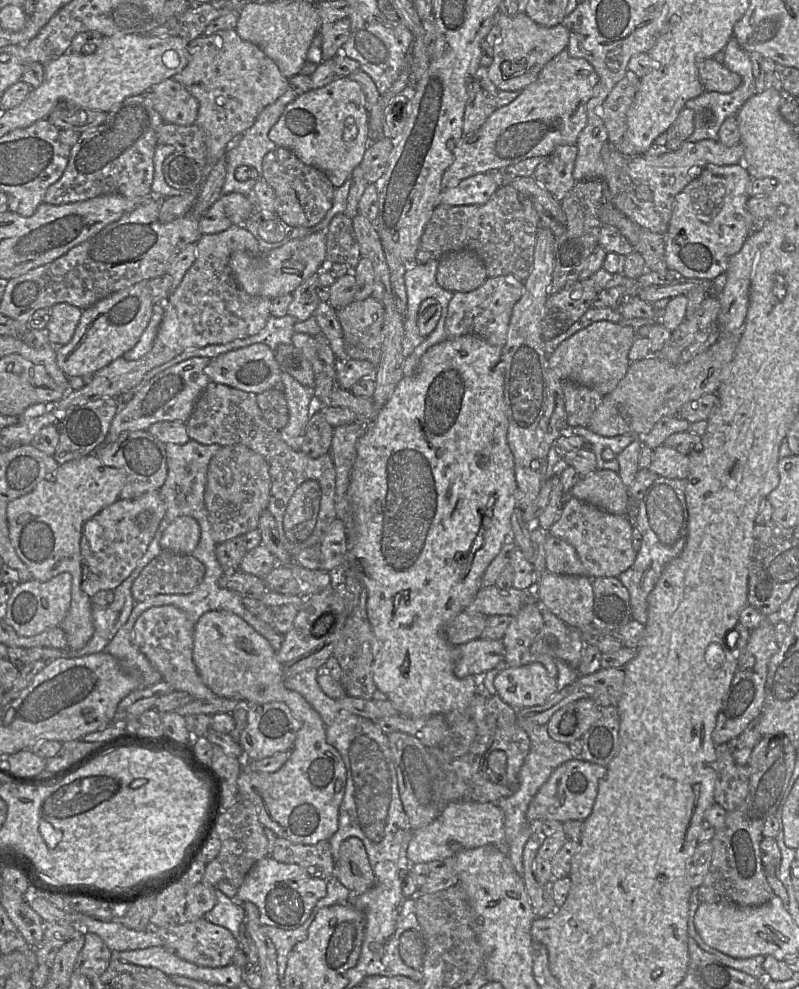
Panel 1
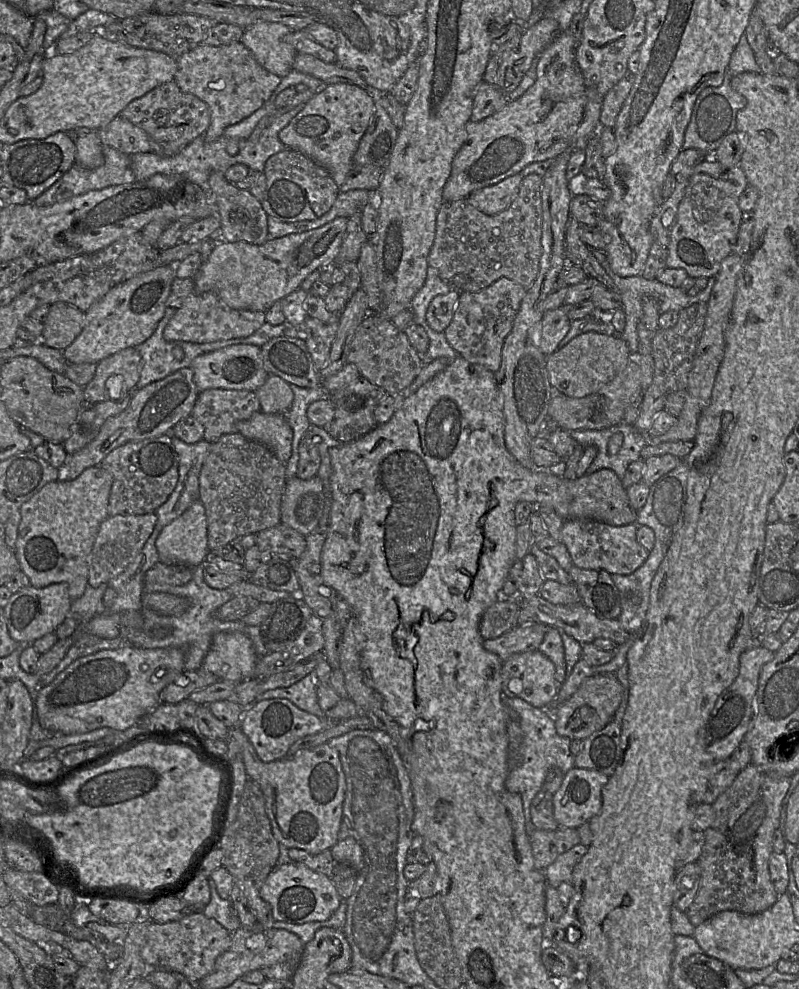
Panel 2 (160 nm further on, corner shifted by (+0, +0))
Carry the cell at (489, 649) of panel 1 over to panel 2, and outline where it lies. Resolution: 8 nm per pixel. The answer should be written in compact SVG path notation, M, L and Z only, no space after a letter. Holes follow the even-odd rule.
M540 622L520 625L499 638L484 640L483 647L505 661L515 653L538 650L548 627L552 626Z

